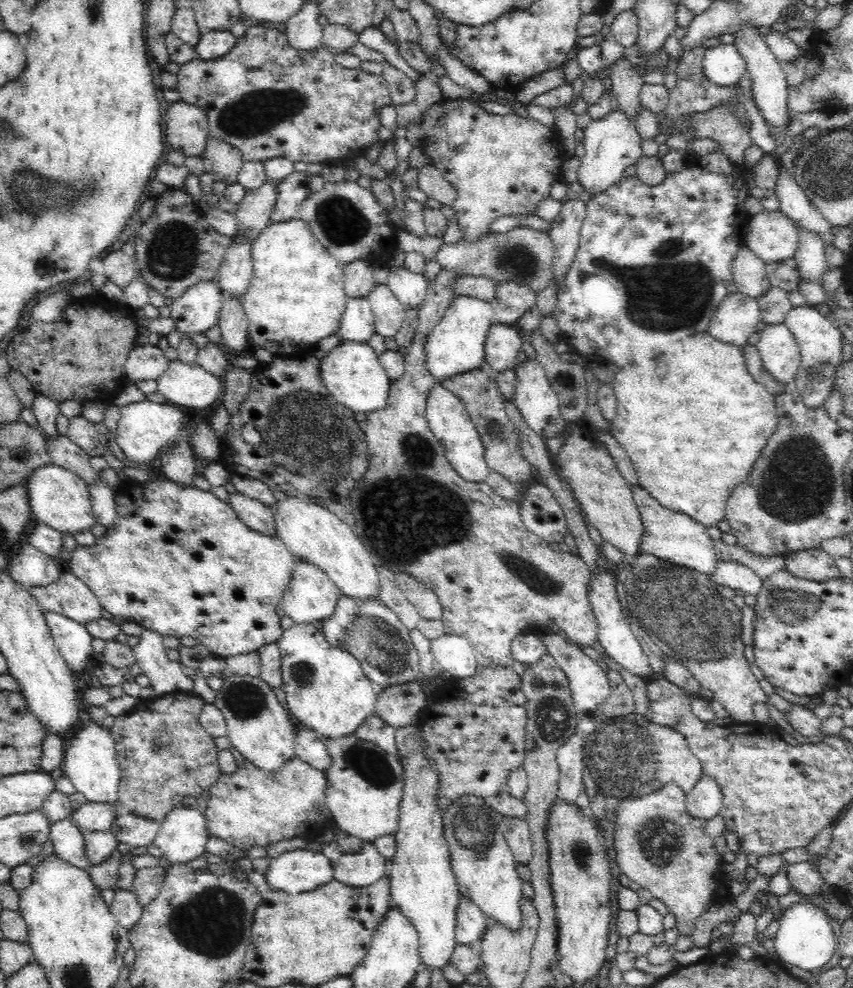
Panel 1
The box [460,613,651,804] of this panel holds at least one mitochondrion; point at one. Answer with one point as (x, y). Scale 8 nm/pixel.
(552, 716)

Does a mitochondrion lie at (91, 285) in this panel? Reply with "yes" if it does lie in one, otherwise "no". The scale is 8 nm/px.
no

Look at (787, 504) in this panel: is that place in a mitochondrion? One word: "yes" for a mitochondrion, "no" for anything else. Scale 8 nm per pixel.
yes

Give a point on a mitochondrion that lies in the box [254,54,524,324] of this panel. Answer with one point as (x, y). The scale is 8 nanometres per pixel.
(342, 222)

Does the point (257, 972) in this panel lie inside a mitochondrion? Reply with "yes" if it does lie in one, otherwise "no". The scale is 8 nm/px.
no

